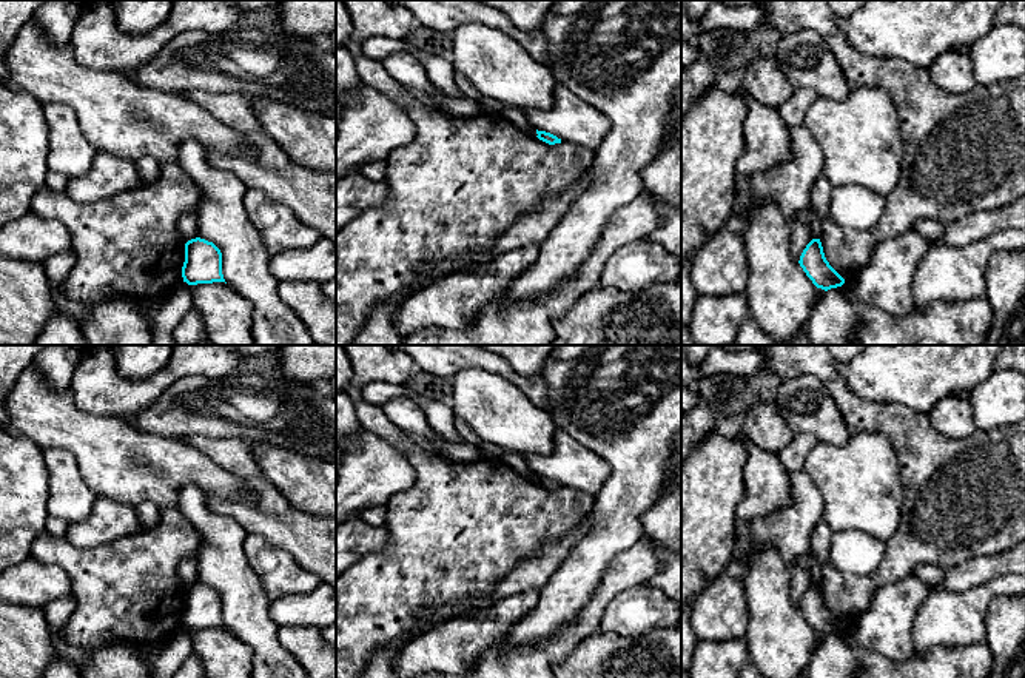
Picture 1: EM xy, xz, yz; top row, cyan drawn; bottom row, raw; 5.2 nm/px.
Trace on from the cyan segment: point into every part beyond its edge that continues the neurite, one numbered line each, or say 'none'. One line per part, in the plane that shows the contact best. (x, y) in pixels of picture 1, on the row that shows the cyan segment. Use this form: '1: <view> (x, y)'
none

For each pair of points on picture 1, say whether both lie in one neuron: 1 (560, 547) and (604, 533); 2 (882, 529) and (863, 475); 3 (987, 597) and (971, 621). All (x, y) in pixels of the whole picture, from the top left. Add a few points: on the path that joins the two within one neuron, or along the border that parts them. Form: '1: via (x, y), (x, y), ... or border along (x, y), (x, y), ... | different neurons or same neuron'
1: border along (589, 515), (589, 529), (557, 570) | different neurons
2: via (879, 515), (863, 493), (863, 489) | same neuron
3: via (981, 603), (971, 615) | same neuron

